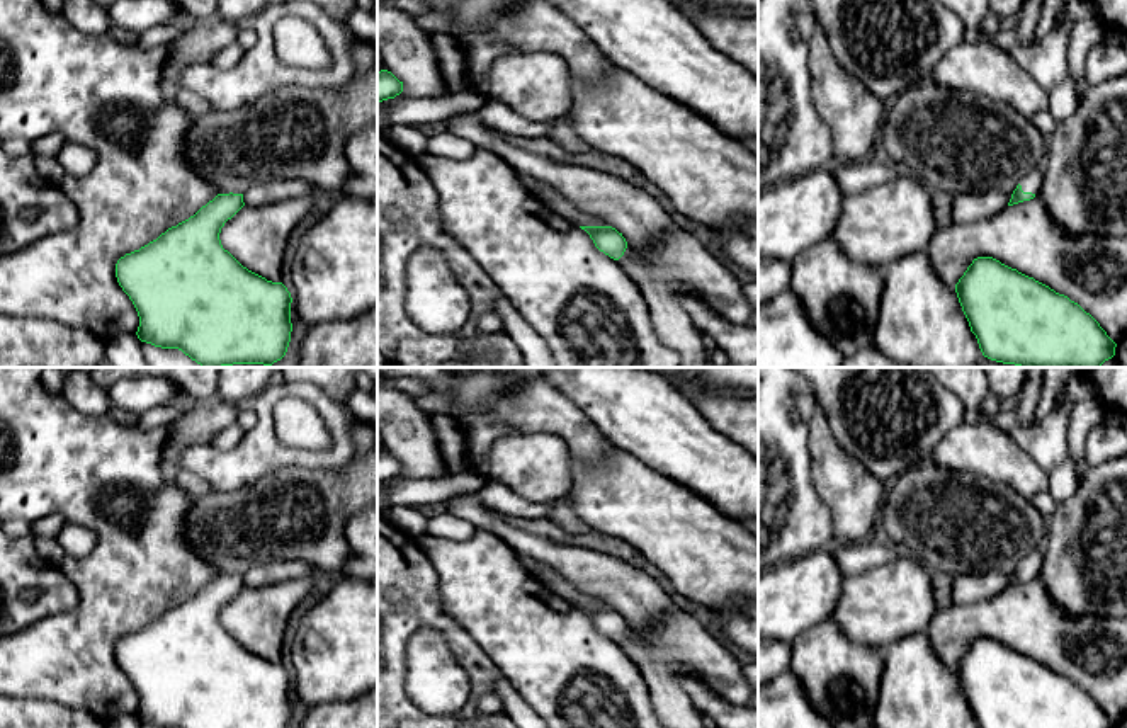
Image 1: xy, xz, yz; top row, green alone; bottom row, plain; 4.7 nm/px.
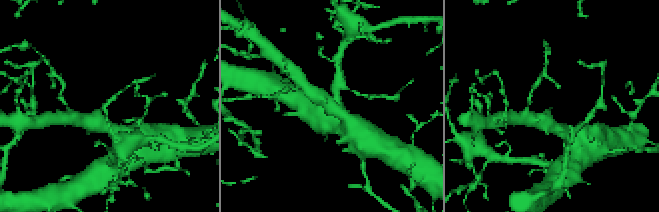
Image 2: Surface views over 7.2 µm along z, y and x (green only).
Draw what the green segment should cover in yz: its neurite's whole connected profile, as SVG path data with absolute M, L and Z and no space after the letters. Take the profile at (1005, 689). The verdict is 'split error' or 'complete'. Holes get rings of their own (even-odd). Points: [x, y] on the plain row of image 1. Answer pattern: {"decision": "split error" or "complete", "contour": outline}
{"decision": "complete", "contour": "M977 638L955 665L979 728L1117 728L1068 677L993 638Z"}

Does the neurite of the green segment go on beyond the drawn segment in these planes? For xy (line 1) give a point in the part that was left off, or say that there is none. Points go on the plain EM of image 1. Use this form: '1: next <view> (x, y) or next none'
1: next none

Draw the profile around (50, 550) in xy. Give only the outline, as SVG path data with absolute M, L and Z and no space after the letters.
M34 537L34 544L37 555L51 565L58 566L66 558L66 551L56 537Z

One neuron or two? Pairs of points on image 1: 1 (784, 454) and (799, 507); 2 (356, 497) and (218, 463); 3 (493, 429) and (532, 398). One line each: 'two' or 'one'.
1: one
2: two
3: two

